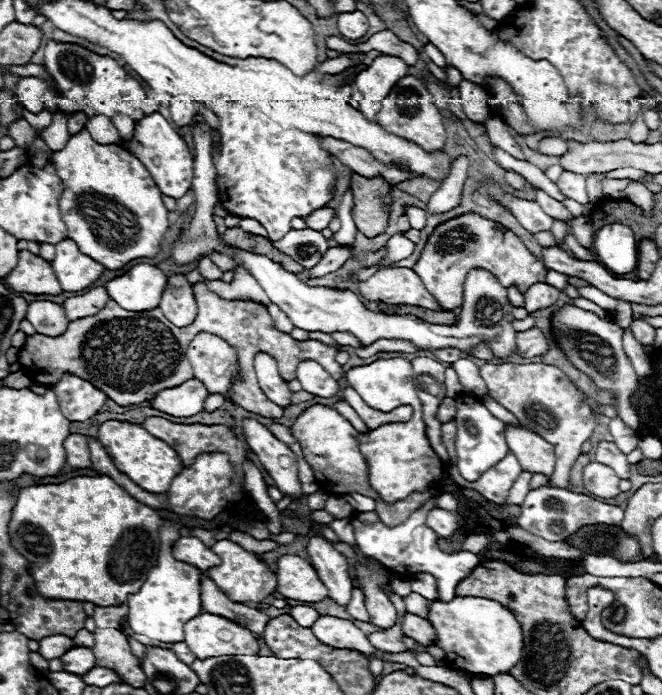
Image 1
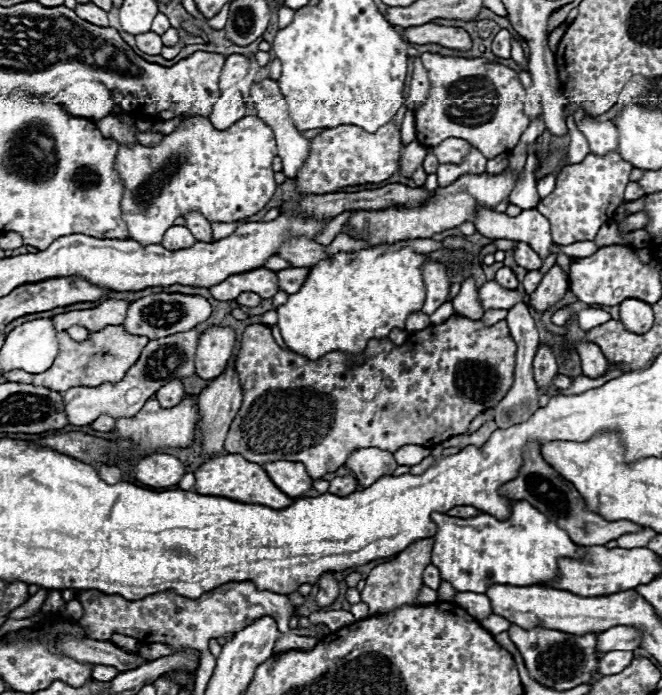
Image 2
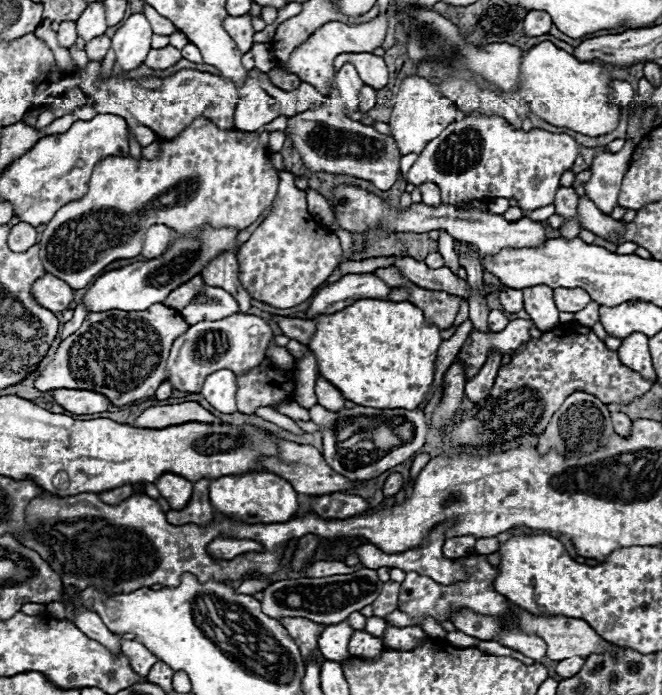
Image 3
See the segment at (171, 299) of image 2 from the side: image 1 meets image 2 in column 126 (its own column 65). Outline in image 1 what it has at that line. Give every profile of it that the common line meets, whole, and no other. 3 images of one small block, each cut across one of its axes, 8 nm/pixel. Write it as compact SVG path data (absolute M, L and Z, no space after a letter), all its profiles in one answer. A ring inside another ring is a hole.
M48 300L30 302L26 320L32 322L32 326L36 328L38 334L46 334L46 336L60 336L66 332L68 324L70 324L64 308L60 304L48 302Z

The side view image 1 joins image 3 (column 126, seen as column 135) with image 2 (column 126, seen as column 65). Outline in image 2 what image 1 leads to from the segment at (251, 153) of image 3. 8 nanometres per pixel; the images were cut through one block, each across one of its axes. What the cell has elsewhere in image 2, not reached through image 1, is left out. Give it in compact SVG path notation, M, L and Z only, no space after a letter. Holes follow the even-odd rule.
M192 116L184 120L172 134L164 136L158 146L120 146L116 168L126 184L122 212L130 228L130 238L144 246L160 244L172 222L190 210L202 212L212 222L238 222L256 214L264 208L276 190L272 170L274 156L277 156L277 148L273 129L257 116L244 116L228 130L216 130L208 118Z

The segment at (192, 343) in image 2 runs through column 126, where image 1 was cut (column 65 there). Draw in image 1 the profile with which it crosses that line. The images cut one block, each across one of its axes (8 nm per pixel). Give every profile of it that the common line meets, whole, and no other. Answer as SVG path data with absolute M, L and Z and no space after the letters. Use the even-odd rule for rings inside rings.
M64 374L50 390L56 394L60 410L70 422L84 422L92 418L108 400L108 396L88 380L72 374Z

